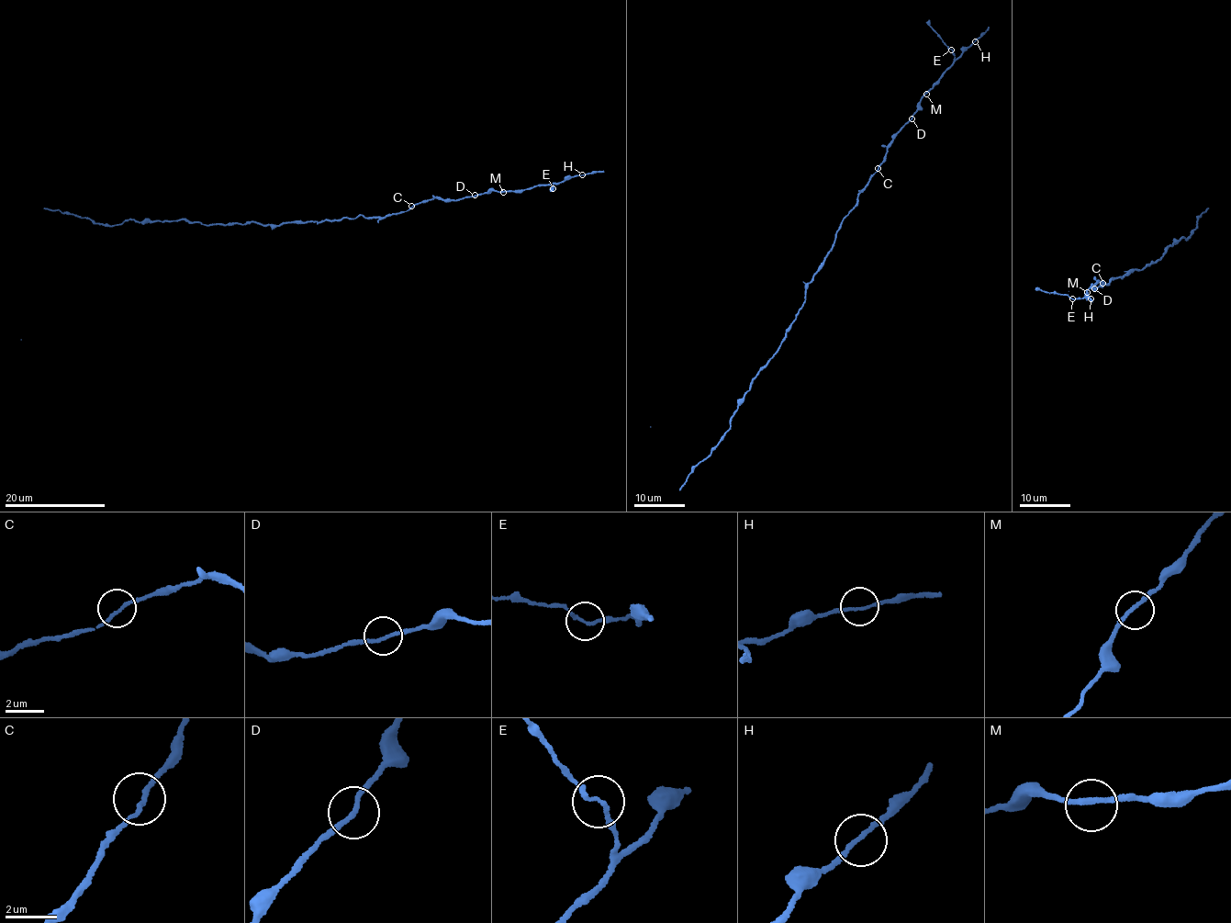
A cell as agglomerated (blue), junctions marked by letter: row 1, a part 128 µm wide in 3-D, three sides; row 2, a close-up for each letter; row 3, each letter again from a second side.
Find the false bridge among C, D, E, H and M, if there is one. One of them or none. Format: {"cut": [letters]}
{"cut": []}

